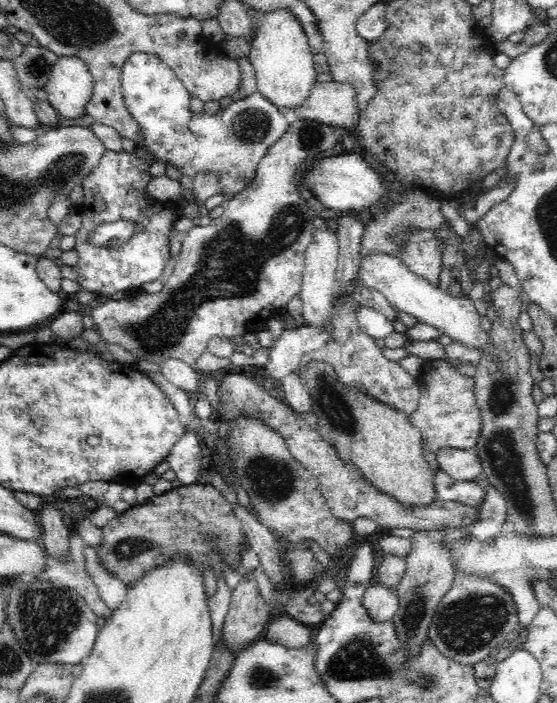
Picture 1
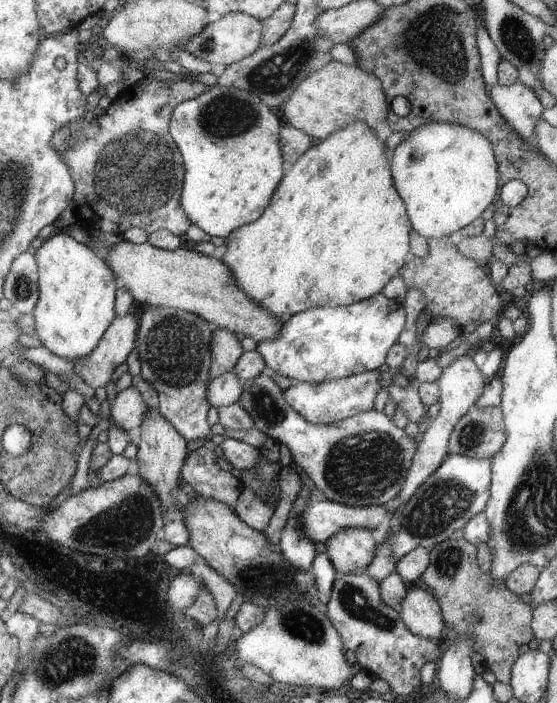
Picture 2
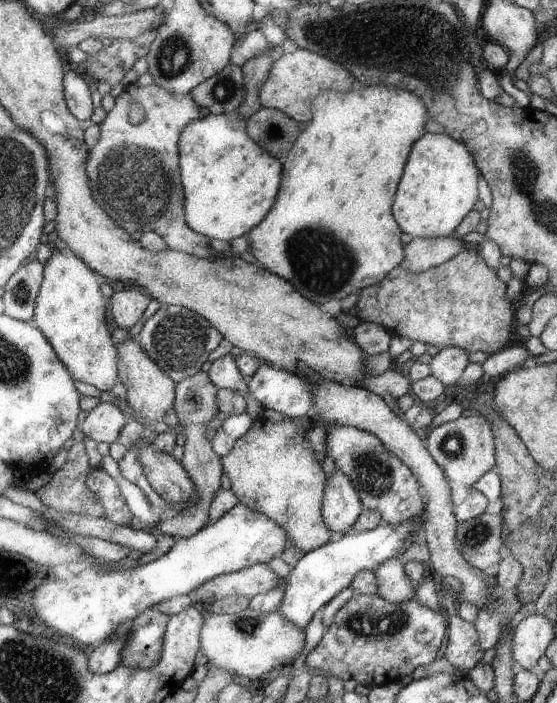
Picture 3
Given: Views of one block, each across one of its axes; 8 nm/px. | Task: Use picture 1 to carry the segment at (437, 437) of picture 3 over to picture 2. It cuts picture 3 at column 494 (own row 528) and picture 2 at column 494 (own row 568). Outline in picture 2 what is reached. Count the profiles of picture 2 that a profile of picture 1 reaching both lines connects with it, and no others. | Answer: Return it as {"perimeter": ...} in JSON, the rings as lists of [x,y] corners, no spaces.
{"perimeter":[[[471,408],[459,418],[449,436],[449,456],[461,454],[477,460],[493,458],[507,442],[503,410],[495,408]]]}

